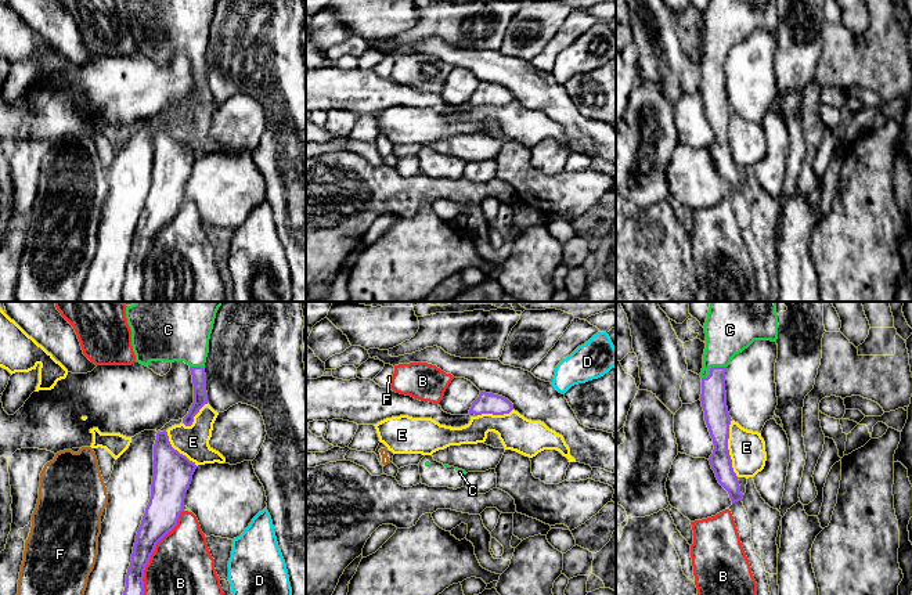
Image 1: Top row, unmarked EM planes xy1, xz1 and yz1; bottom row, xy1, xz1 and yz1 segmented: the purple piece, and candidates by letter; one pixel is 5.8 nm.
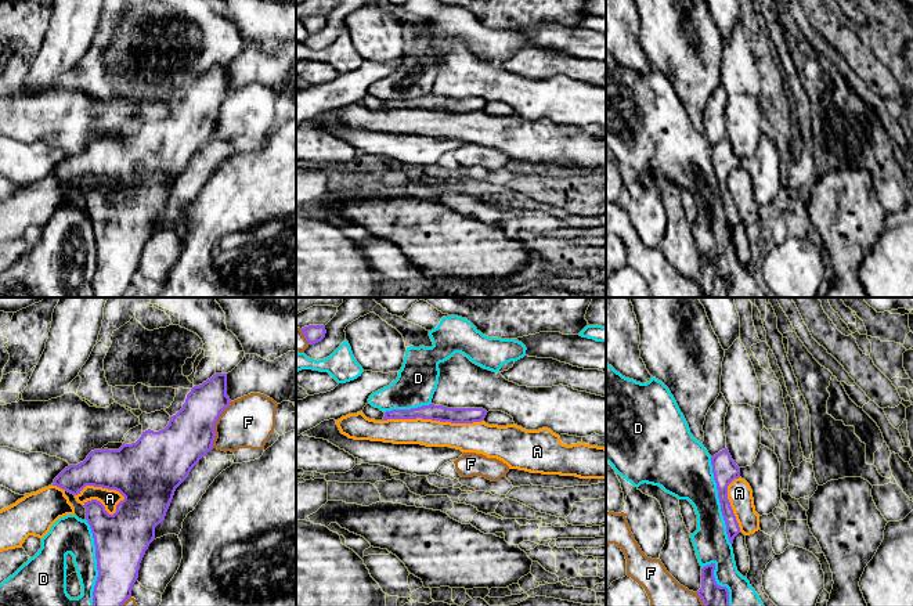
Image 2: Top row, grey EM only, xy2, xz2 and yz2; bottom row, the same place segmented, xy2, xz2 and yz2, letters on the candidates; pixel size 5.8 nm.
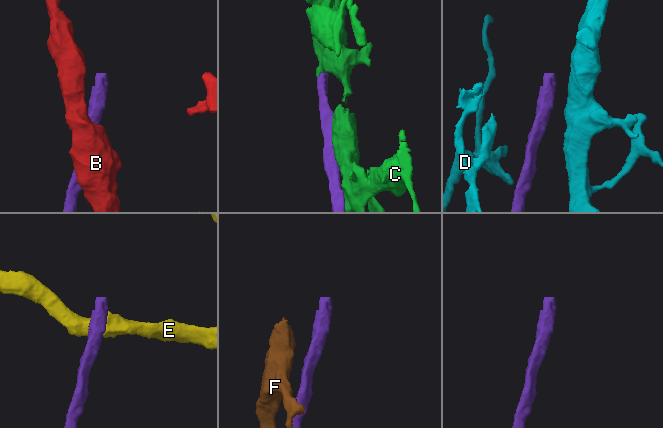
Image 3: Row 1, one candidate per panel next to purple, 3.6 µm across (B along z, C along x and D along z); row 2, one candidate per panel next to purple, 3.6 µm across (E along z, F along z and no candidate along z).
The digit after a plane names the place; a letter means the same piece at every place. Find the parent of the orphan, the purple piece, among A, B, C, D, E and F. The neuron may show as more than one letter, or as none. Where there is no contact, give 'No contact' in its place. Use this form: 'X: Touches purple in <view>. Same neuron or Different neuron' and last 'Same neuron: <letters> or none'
A: Touches purple in xy2. Different neuron
B: Touches purple in xy1. Different neuron
C: Touches purple in yz1. Same neuron
D: Touches purple in xy2. Different neuron
E: Touches purple in yz1. Different neuron
F: Touches purple in xy2. Different neuron
Same neuron: C

